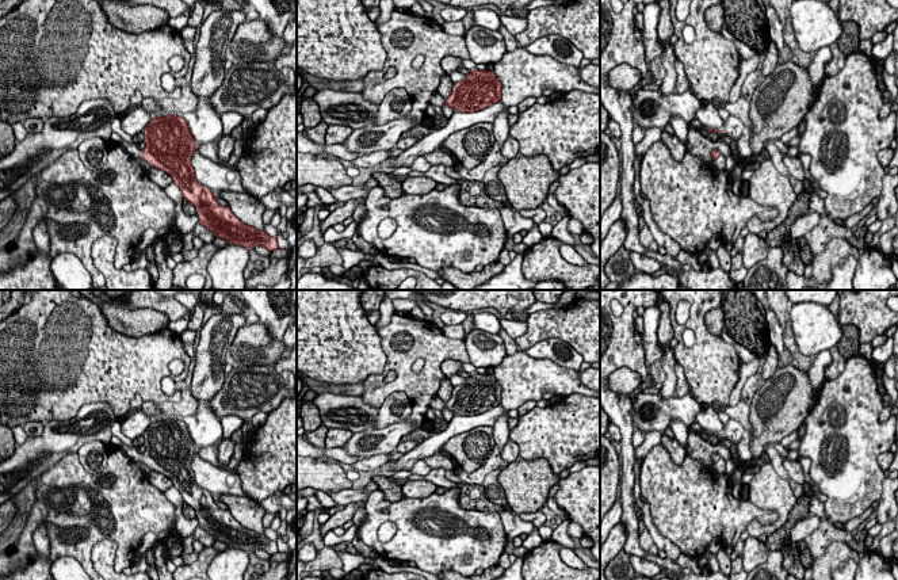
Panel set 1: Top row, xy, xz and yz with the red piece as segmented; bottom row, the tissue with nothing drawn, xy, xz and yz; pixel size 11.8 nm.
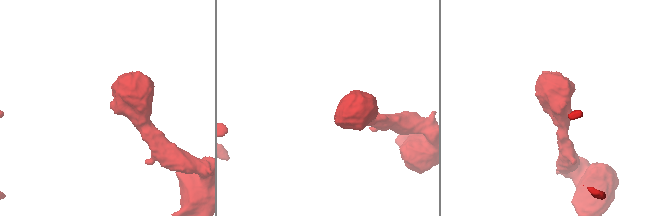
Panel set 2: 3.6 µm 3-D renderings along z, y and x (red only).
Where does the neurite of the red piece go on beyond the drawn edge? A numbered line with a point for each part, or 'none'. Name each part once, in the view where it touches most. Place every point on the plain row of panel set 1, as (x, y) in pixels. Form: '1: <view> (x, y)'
1: xy (132, 451)

